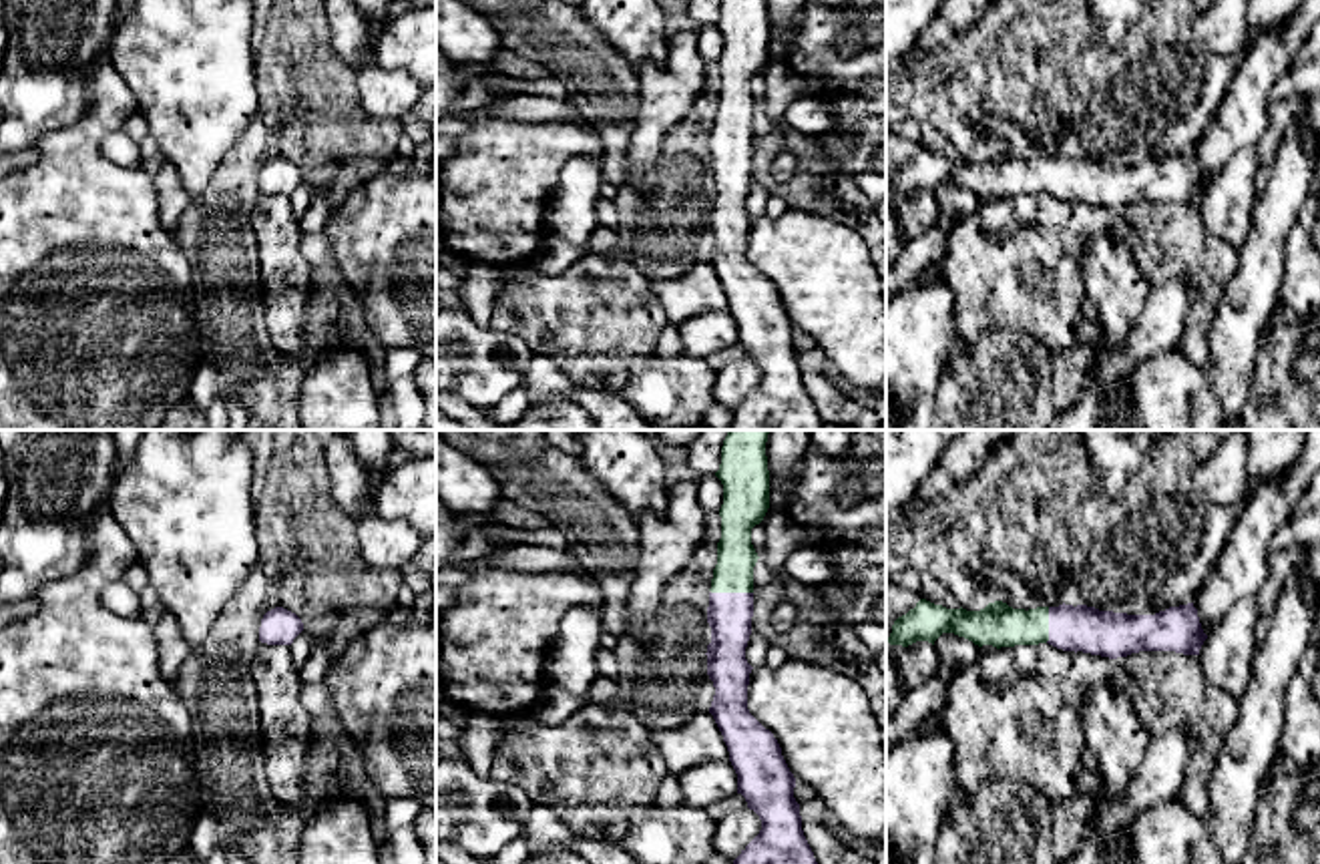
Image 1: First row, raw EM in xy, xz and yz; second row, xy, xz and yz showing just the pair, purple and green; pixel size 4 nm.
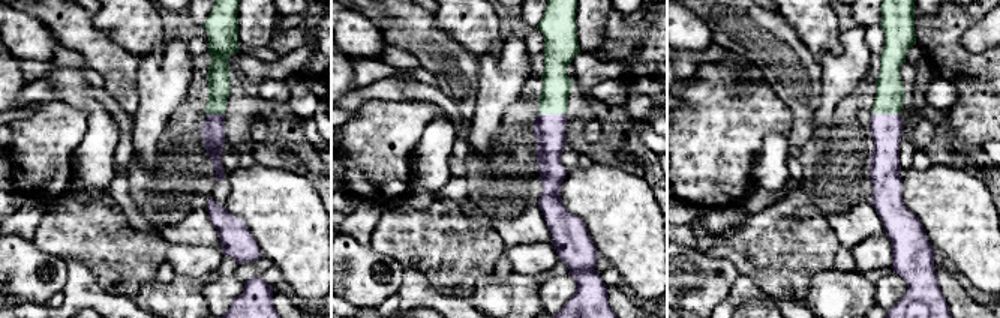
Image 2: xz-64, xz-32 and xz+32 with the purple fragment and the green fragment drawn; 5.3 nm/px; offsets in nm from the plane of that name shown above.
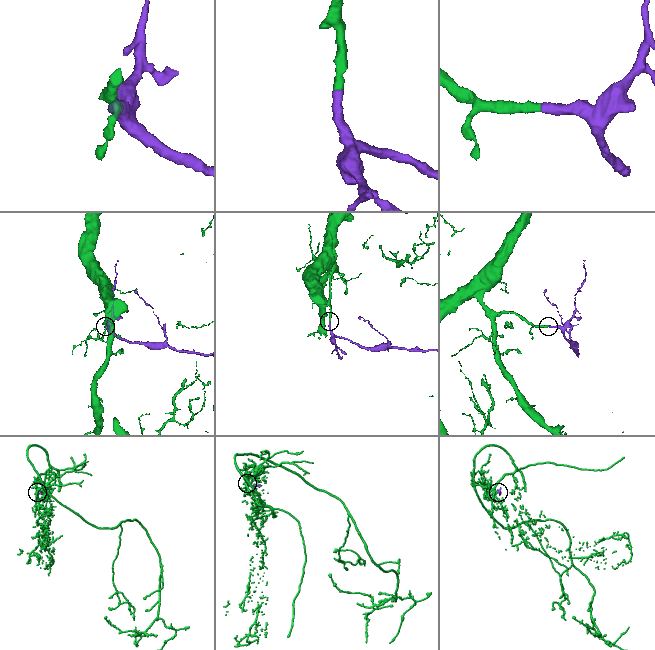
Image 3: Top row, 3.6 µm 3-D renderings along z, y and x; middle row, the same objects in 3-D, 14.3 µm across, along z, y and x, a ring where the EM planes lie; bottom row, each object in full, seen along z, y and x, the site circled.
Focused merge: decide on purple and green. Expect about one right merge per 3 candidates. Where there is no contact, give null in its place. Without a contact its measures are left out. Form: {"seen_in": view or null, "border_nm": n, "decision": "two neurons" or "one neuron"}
{"seen_in": "xz", "border_nm": 170, "decision": "one neuron"}

